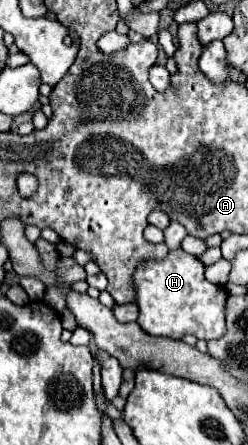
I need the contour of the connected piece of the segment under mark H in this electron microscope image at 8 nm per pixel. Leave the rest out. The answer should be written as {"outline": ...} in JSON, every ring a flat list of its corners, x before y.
{"outline":[[179,250,169,252,165,260,149,260,139,264,135,272,135,292,139,304,139,320,137,324,151,336,165,338,183,338,185,334,193,334,201,340,215,340,225,334,225,306,227,306,227,290,225,286,211,284,203,276,205,266,191,254]]}

